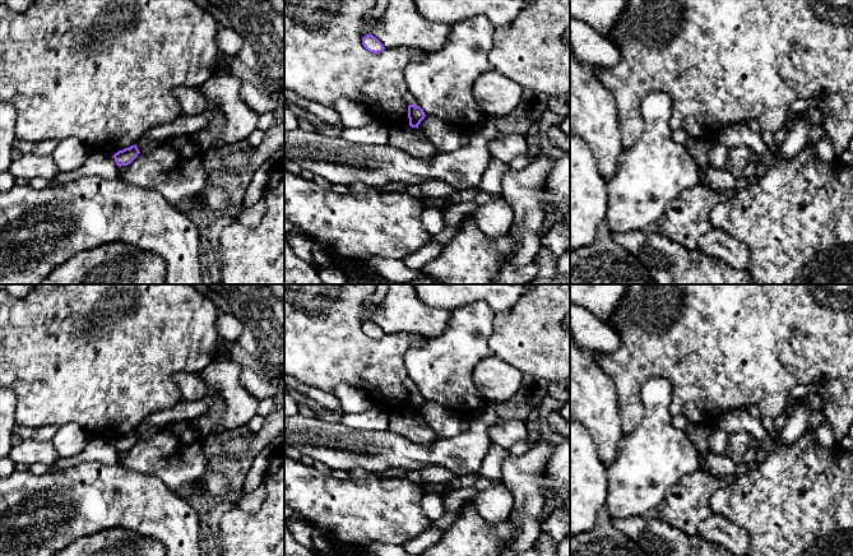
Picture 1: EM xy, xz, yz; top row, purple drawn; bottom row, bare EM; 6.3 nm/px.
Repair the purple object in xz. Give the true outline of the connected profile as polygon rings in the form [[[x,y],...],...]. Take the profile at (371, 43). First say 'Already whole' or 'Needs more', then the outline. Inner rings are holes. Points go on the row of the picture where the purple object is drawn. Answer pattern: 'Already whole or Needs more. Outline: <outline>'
Already whole. Outline: [[[371,33],[366,34],[362,38],[362,45],[367,51],[374,52],[374,54],[379,54],[385,50],[384,45]]]

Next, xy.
Already whole. Outline: [[[135,145],[119,150],[113,154],[115,162],[119,167],[130,165],[139,154],[139,149]]]

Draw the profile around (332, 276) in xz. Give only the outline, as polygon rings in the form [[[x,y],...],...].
[[[338,268],[319,269],[319,277],[324,284],[347,284],[348,274]]]

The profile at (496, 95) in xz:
[[[493,69],[477,78],[473,96],[487,116],[506,116],[520,103],[523,88]]]

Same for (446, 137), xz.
[[[425,116],[418,129],[440,152],[454,152],[469,143],[470,130],[464,129],[432,116]]]

